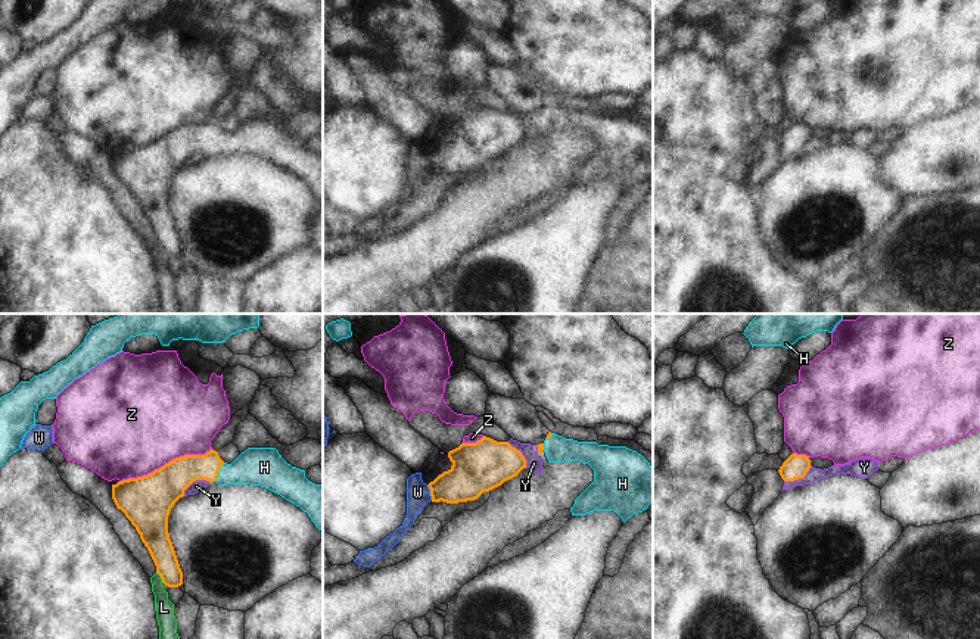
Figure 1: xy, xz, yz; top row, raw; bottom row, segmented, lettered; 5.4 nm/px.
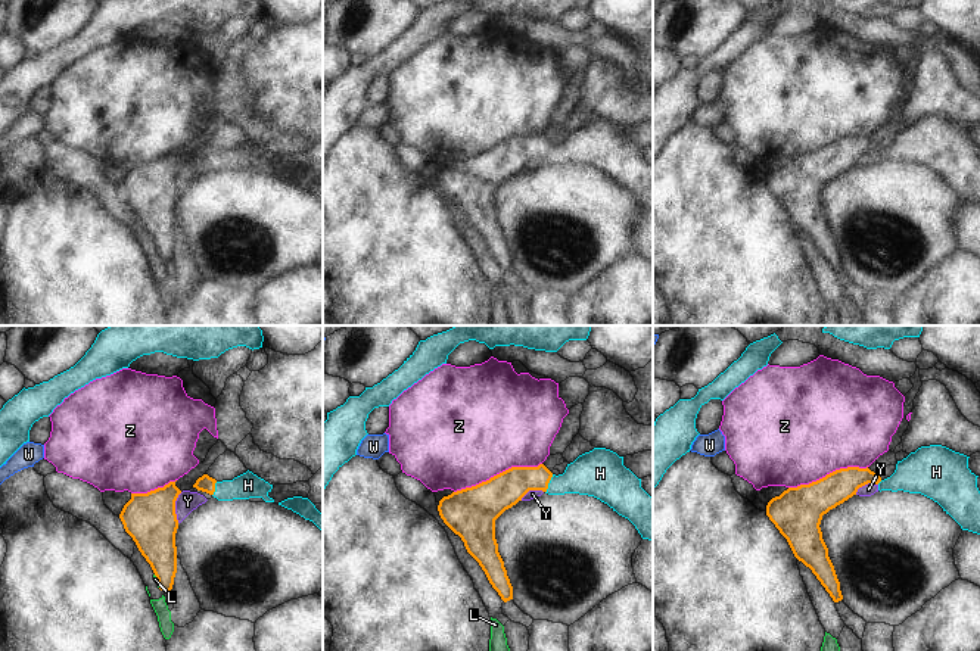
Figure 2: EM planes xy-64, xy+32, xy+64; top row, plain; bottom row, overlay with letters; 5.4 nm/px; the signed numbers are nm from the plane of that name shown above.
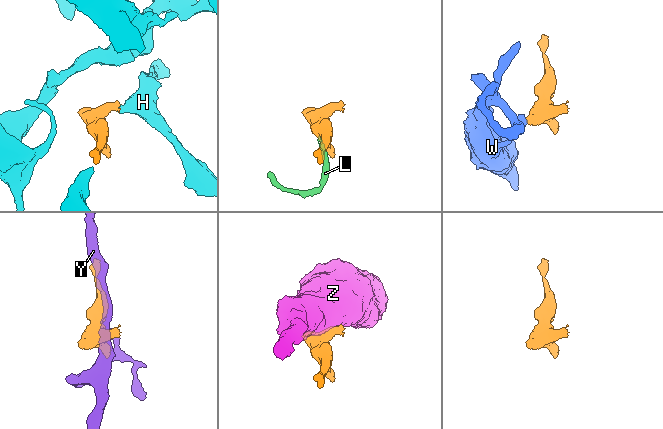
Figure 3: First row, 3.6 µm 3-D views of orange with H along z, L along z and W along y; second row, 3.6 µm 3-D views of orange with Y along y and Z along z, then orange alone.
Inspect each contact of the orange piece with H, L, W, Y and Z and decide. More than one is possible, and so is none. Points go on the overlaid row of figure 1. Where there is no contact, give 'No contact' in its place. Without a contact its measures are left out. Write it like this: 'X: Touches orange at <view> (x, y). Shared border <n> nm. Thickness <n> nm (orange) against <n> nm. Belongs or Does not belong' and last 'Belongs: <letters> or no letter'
H: Touches orange at xy (218, 470). Shared border 120 nm. Thickness 180 nm (orange) against 220 nm. Belongs
L: Touches orange at xy (161, 577). Shared border 70 nm. Thickness 160 nm (orange) against 110 nm. Does not belong
W: Touches orange at xz (431, 492). Shared border 90 nm. Thickness 240 nm (orange) against 130 nm. Does not belong
Y: Touches orange at yz (799, 477). Shared border 180 nm. Thickness 140 nm (orange) against 80 nm. Does not belong
Z: Touches orange at xy (165, 464). Shared border 550 nm. Thickness 280 nm (orange) against 500 nm. Does not belong
Belongs: H

